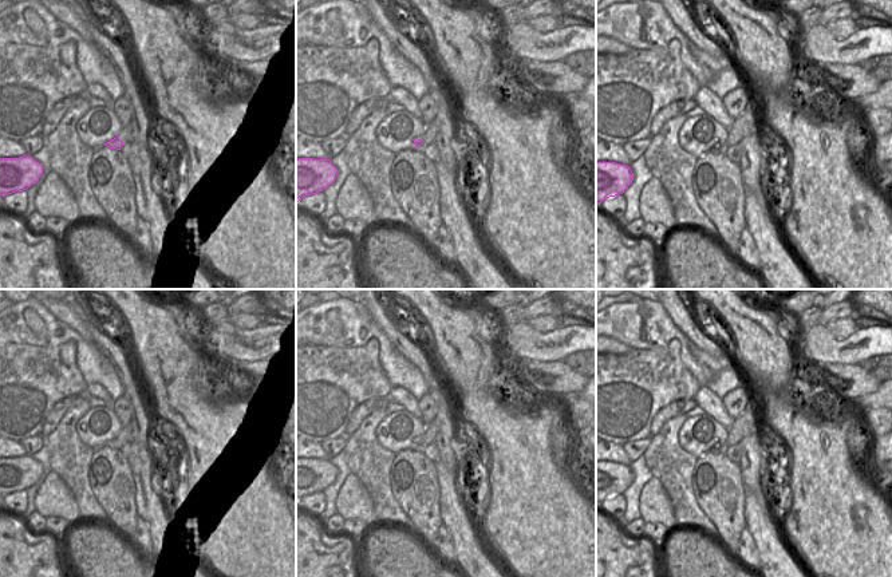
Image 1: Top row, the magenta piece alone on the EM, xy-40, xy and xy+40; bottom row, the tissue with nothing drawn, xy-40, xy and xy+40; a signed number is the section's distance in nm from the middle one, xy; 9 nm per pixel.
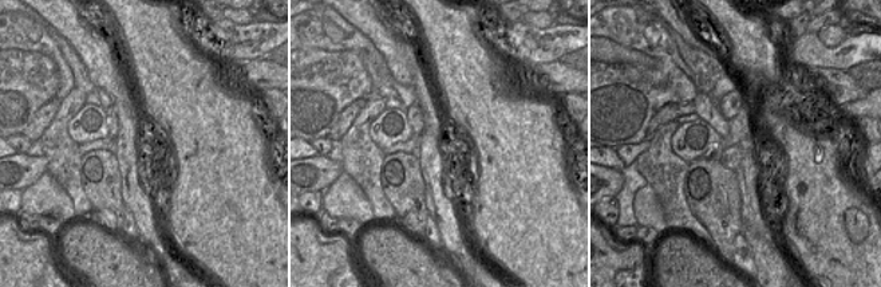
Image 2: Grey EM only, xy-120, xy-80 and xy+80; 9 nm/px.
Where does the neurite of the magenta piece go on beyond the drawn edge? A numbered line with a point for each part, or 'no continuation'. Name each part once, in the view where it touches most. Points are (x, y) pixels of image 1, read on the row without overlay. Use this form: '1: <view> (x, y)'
no continuation

